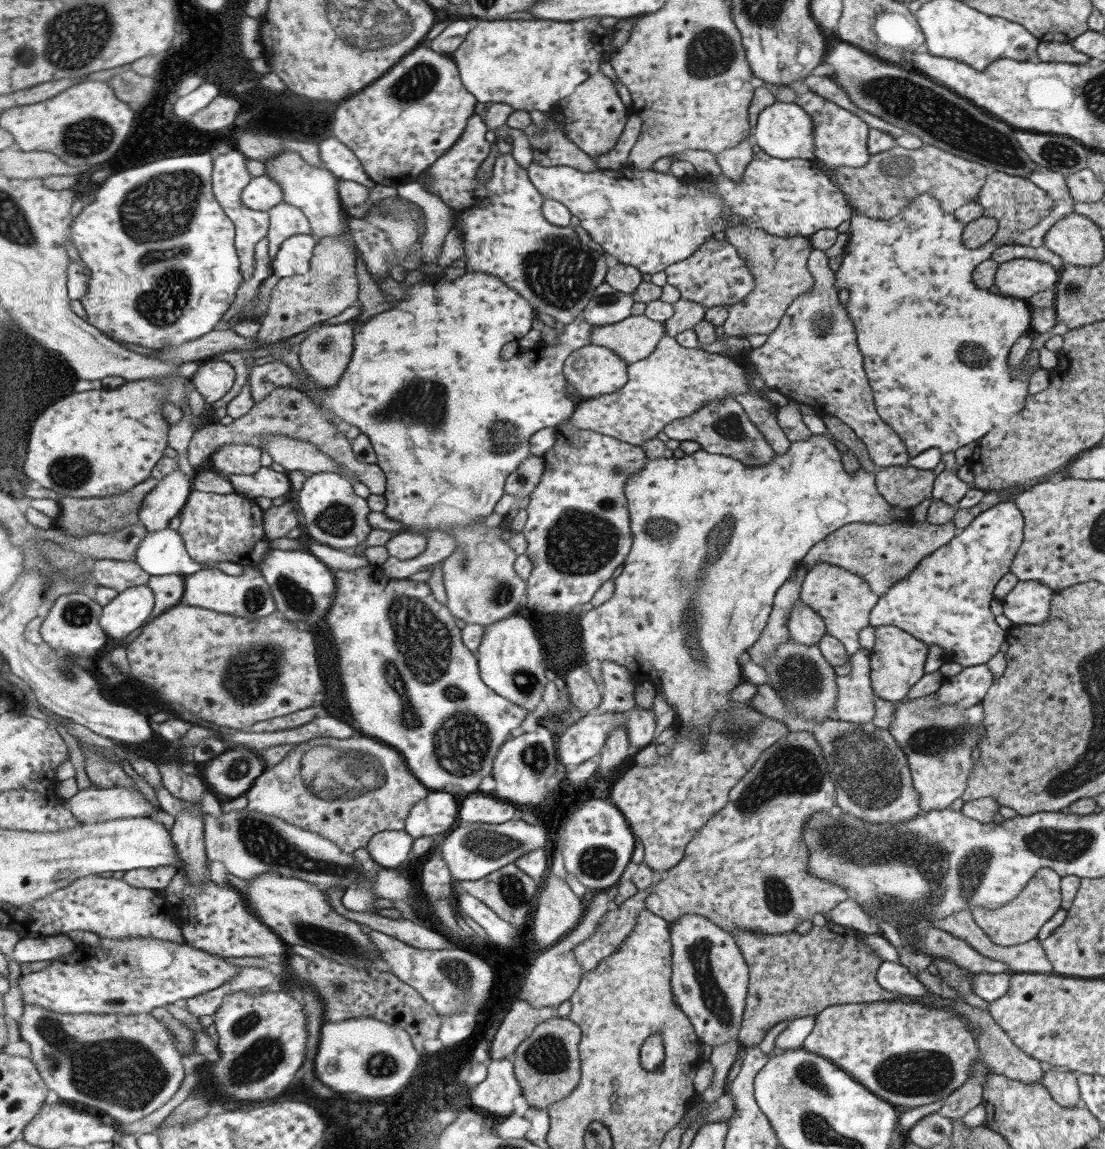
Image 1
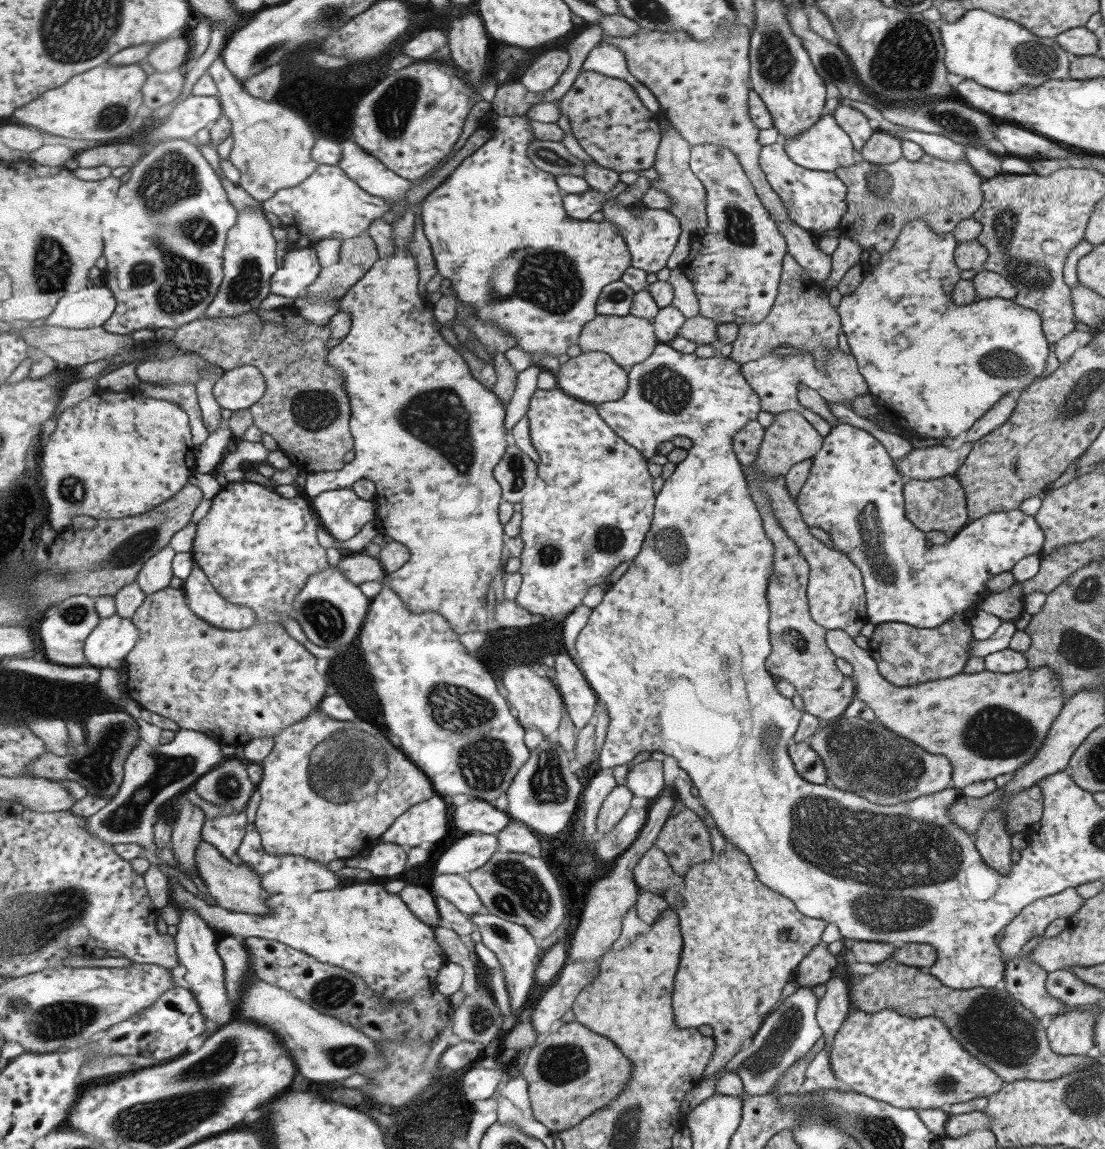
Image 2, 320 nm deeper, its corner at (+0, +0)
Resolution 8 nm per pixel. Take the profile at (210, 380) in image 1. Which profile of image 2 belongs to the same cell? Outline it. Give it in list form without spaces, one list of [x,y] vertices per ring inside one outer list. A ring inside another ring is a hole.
[[[239,366],[225,371],[214,386],[222,408],[245,410],[257,404],[267,392],[267,380],[257,366]]]

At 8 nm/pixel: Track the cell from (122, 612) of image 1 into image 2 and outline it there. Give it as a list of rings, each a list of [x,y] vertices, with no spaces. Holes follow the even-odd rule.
[[[118,614],[102,618],[86,640],[87,660],[83,665],[97,669],[121,668],[139,639],[139,627],[131,618]]]

